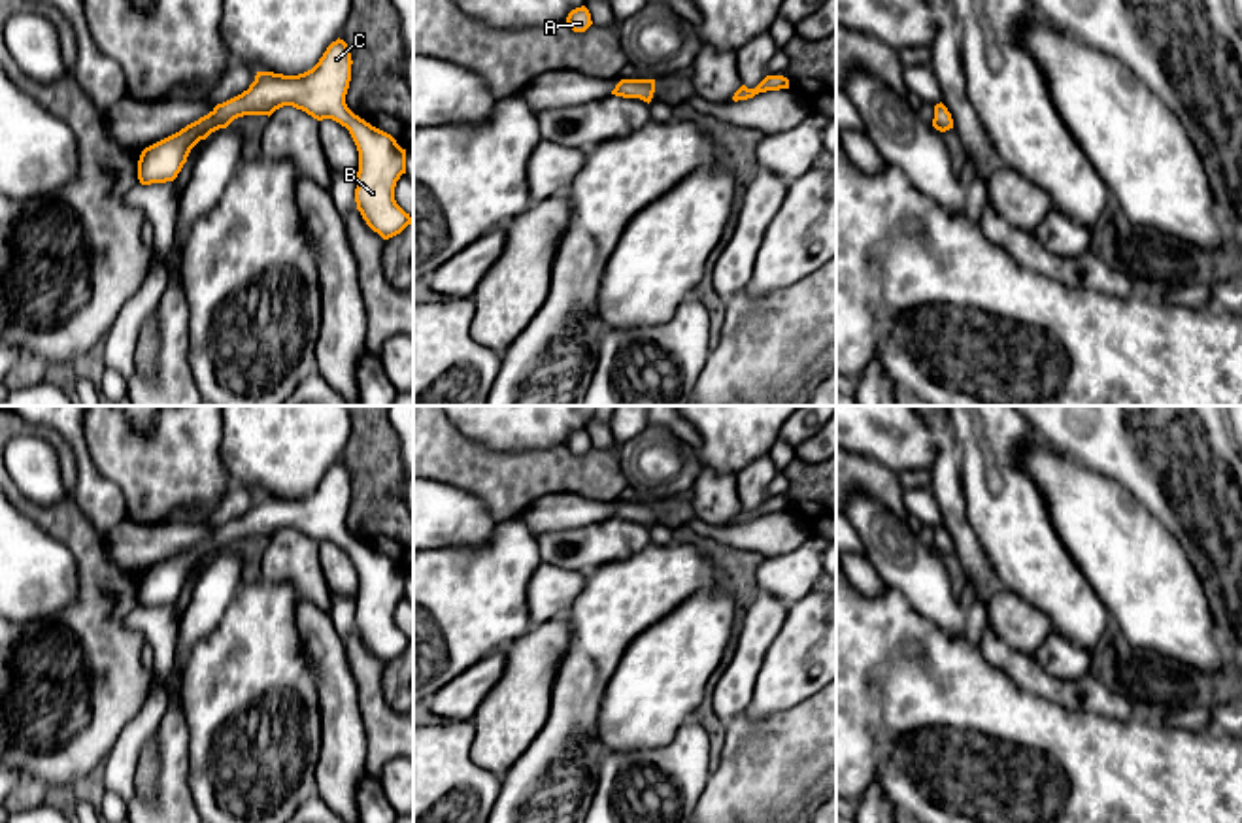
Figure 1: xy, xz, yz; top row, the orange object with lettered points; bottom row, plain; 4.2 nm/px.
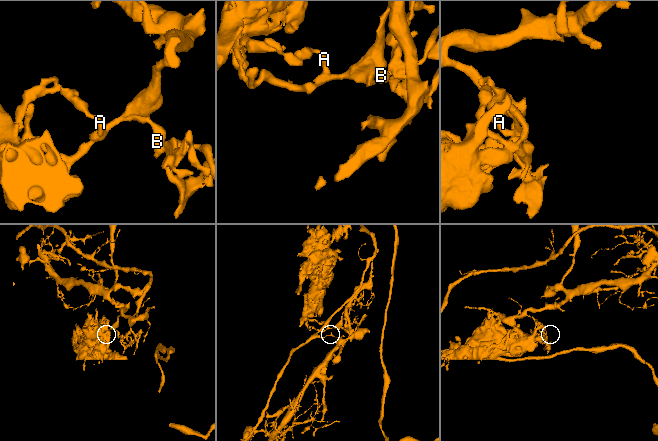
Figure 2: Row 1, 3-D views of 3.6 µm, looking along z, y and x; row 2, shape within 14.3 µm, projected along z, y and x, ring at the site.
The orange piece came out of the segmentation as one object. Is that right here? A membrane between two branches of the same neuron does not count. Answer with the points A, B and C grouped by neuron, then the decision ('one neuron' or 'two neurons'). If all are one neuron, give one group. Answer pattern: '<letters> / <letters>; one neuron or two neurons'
A / B C; two neurons

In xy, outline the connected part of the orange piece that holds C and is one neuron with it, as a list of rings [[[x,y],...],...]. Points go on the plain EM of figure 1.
[[[338,461],[304,496],[257,495],[247,513],[213,530],[213,542],[219,549],[243,538],[270,540],[293,529],[317,544],[332,542],[345,549],[359,574],[357,632],[374,655],[389,663],[411,647],[410,636],[394,623],[396,604],[406,596],[406,572],[347,530],[351,487],[351,472]]]

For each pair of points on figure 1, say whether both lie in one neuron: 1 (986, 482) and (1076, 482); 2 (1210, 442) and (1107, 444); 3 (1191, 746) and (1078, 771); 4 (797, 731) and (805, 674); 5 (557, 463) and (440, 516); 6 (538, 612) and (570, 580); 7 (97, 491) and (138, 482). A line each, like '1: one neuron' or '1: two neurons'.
1: two neurons
2: one neuron
3: one neuron
4: two neurons
5: two neurons
6: one neuron
7: two neurons

